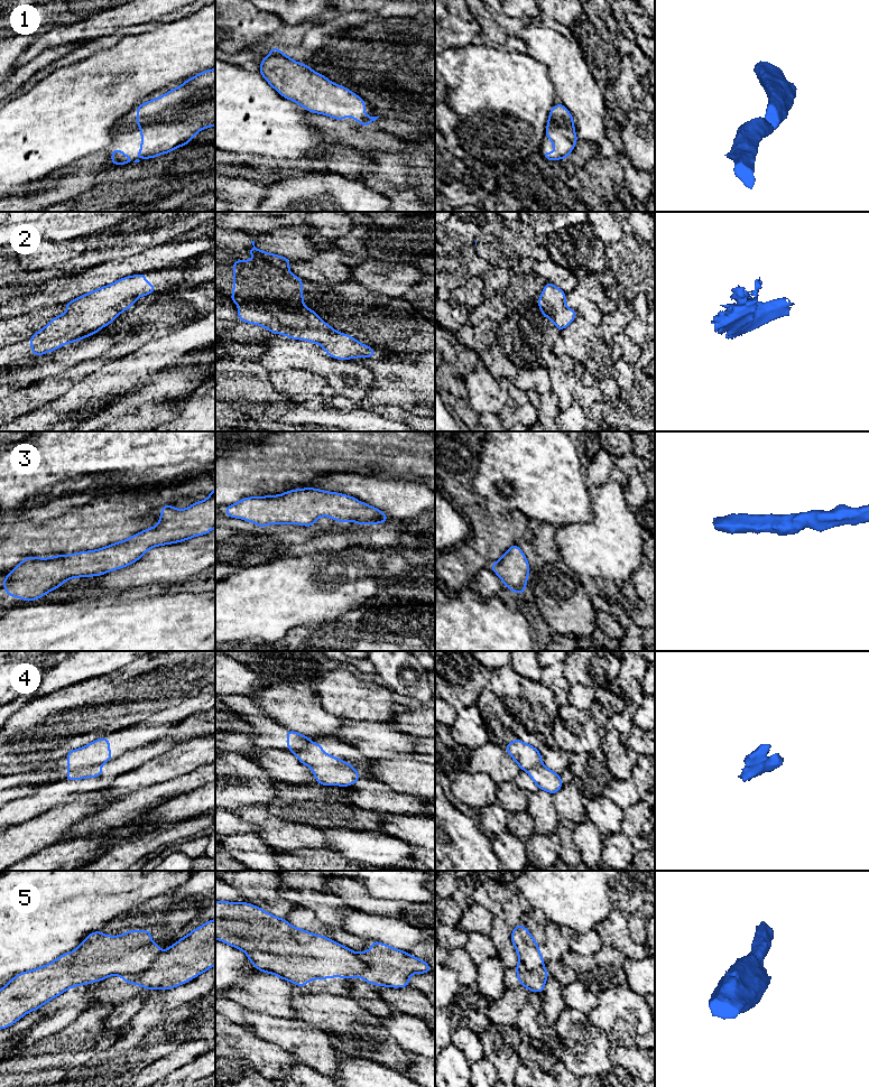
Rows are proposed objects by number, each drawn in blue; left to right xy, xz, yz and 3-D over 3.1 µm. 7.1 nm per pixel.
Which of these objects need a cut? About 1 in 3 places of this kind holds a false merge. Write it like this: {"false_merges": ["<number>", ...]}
{"false_merges": ["4", "5"]}

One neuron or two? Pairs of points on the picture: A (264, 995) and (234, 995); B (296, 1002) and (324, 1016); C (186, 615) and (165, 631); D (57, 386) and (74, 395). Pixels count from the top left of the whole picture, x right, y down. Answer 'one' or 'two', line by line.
A: one
B: one
C: one
D: two

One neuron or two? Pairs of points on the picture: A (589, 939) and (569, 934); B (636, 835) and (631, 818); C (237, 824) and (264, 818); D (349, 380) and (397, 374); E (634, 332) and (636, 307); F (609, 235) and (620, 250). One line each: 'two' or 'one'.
A: one
B: one
C: two
D: two
E: one
F: two

